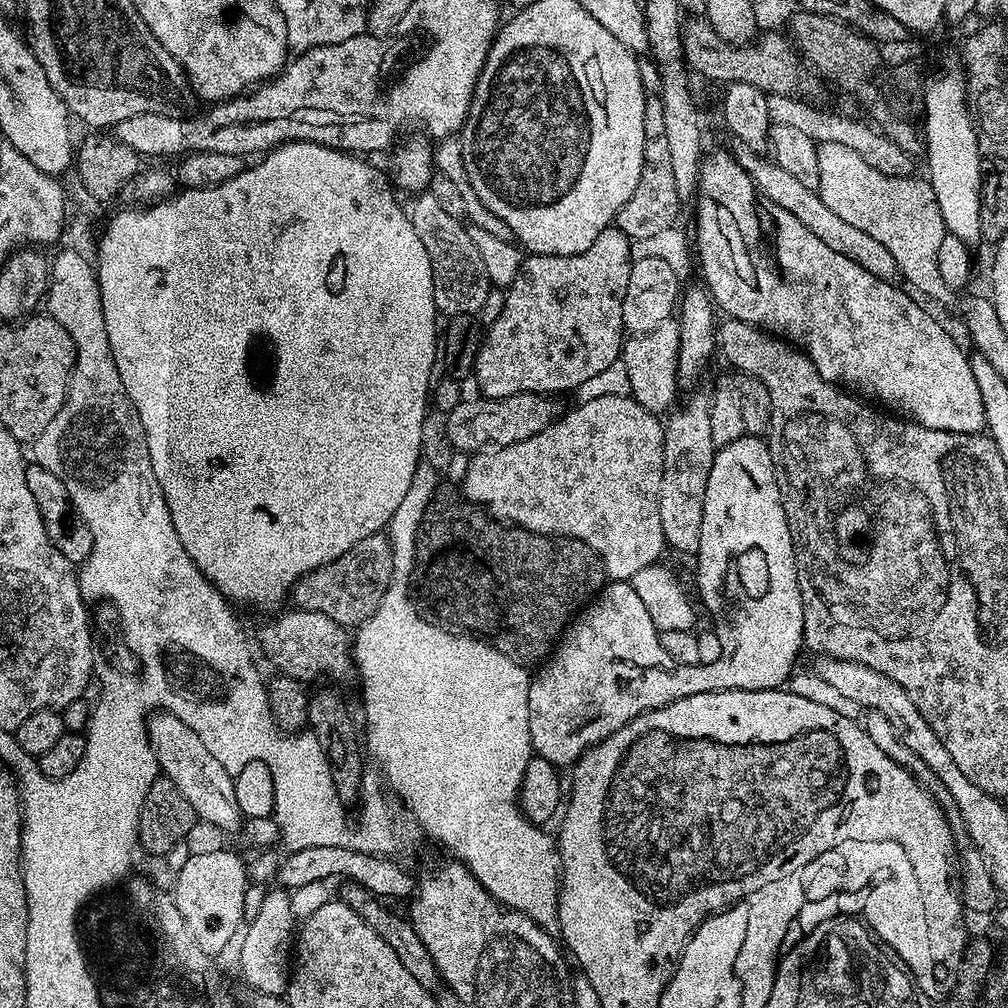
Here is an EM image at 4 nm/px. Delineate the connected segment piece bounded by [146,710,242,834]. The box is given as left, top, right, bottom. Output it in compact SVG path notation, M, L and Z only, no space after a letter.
M156 710L147 717L146 720L146 744L152 747L152 752L156 755L156 764L161 768L163 775L178 790L182 790L182 798L194 806L197 820L205 820L213 823L225 834L234 833L241 827L242 817L238 810L238 800L234 798L234 776L227 772L206 750L206 742L186 726L172 712Z

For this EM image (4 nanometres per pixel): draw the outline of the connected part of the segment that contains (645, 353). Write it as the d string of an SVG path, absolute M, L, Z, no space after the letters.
M676 318L662 322L649 332L629 335L623 341L622 359L626 366L626 374L630 378L630 395L647 412L667 413L673 407L671 404L675 402L676 392L678 393L679 345L680 322Z

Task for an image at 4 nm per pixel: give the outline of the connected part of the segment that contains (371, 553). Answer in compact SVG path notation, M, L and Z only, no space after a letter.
M377 534L362 538L346 554L300 577L290 589L290 600L299 611L326 614L326 618L334 618L339 624L359 626L374 614L393 580L392 548L384 534Z

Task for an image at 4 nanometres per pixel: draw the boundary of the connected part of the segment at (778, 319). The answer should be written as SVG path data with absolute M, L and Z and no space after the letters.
M716 152L713 156L705 155L703 157L700 165L697 202L696 240L694 236L694 242L698 251L698 272L704 275L703 283L708 289L715 307L721 313L724 311L725 317L753 324L756 328L762 328L765 332L772 333L773 336L787 340L789 344L806 353L810 362L814 362L818 374L822 374L822 378L826 378L826 382L845 390L855 390L861 397L872 402L881 400L885 404L885 406L883 405L885 409L891 410L901 417L934 430L978 433L985 431L986 414L982 406L982 393L978 391L978 382L974 378L972 360L956 345L955 338L919 304L919 302L921 303L919 299L911 300L902 289L895 288L897 286L895 283L882 278L874 278L874 274L870 274L870 270L862 270L862 266L858 266L858 262L850 262L850 258L846 258L846 254L838 254L834 250L830 250L830 246L826 246L826 242L822 242L822 238L818 238L802 222L798 222L798 218L794 218L794 214L790 214L790 210L784 210L770 198L762 196L760 189L756 187L735 155L731 156L728 152Z

